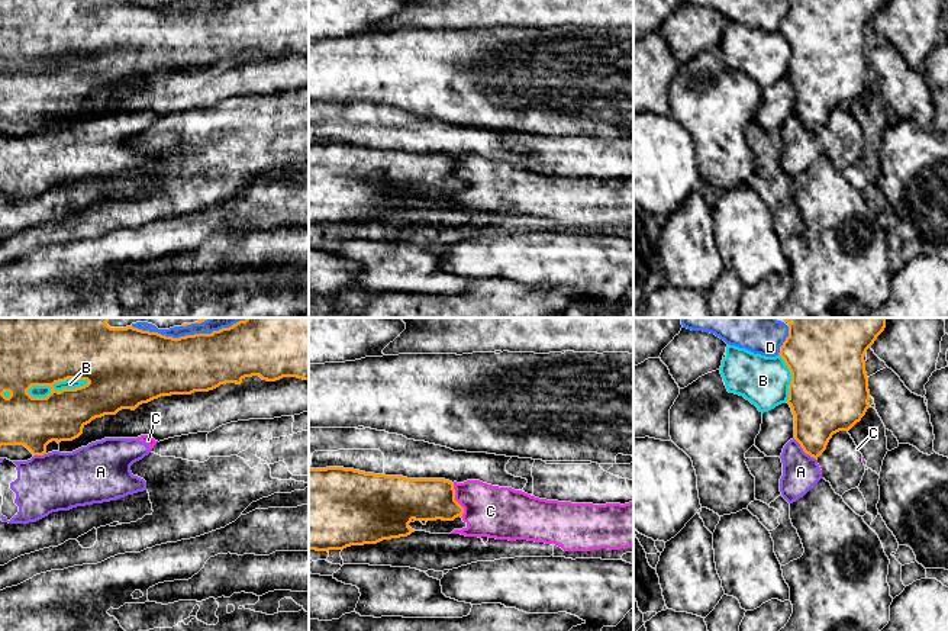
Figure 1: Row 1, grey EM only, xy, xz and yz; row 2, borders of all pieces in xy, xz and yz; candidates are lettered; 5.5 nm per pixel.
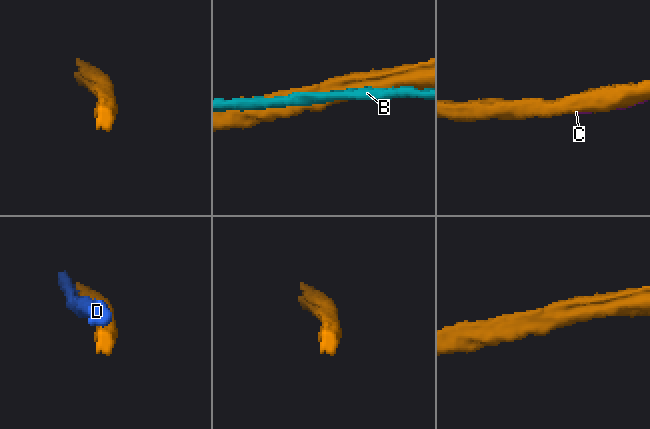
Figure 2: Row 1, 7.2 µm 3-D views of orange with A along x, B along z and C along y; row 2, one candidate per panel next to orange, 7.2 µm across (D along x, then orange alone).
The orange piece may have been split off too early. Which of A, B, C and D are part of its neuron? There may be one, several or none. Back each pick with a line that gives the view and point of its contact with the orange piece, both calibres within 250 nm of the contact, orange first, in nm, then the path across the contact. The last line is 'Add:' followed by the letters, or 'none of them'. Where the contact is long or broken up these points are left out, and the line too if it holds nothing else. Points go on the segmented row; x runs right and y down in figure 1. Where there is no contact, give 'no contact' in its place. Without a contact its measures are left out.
Add: none of them

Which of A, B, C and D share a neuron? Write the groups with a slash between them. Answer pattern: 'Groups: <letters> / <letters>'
Groups: A C / B / D

